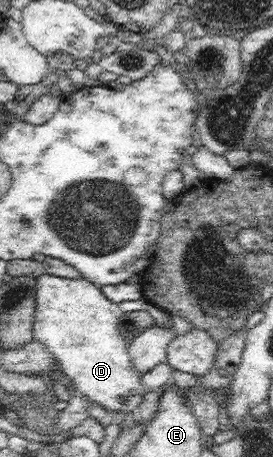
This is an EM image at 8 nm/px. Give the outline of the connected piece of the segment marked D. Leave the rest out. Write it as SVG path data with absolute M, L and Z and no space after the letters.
M51 274L40 275L35 291L35 317L33 321L33 337L50 351L59 367L71 379L75 392L89 401L102 405L114 413L132 412L145 397L145 386L141 384L141 375L133 367L128 352L128 342L120 332L122 314L118 304L113 303L101 291L100 286L84 277L65 278Z

